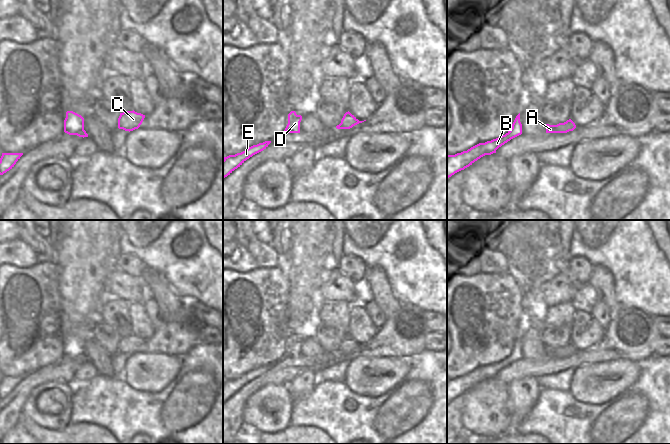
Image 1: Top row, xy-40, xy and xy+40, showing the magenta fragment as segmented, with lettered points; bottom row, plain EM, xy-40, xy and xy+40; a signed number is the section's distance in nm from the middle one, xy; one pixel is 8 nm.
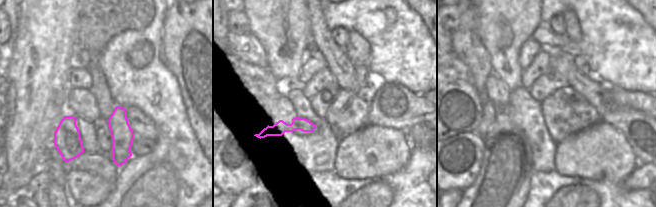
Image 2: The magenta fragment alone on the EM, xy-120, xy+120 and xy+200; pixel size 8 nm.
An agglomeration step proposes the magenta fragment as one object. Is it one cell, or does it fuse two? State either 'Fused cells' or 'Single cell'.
Fused cells

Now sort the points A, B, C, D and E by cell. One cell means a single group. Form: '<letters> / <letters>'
A B D E / C

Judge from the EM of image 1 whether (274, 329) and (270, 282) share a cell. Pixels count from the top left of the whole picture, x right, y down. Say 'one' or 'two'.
one

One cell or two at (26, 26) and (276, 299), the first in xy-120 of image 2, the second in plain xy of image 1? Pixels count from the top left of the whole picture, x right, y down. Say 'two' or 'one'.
one

